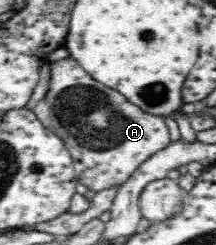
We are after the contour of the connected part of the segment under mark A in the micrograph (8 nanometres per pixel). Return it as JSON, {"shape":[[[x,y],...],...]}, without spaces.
{"shape":[[[72,56],[57,61],[48,59],[46,63],[50,69],[48,91],[33,112],[51,133],[66,144],[74,160],[79,183],[90,191],[95,193],[110,187],[120,187],[143,161],[170,143],[170,131],[163,118],[146,113],[115,89],[100,84]]]}

